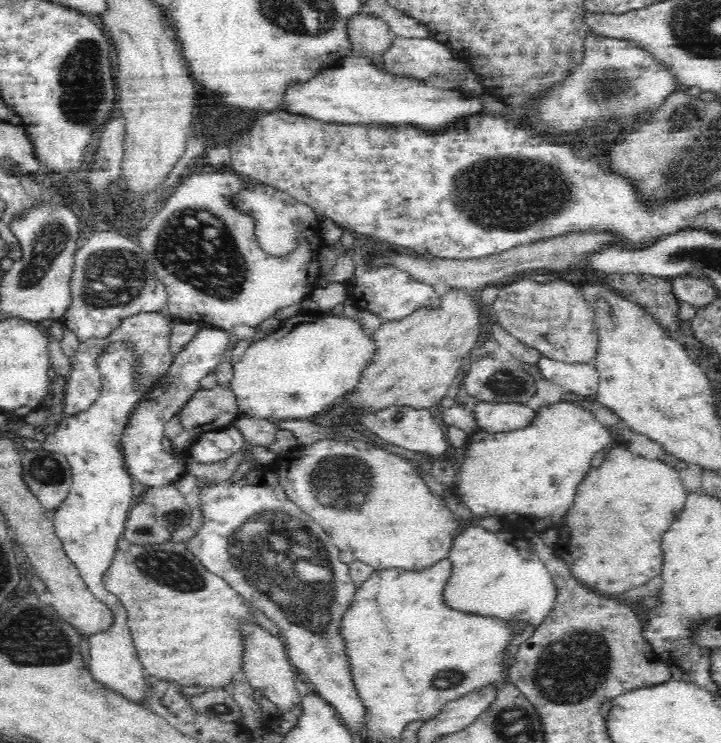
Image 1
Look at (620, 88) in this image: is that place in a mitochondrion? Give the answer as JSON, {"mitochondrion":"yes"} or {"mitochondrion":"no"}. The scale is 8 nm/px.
{"mitochondrion":"yes"}

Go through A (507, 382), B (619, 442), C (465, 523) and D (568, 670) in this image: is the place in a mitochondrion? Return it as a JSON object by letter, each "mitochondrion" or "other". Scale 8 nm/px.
{"A":"mitochondrion","B":"other","C":"other","D":"mitochondrion"}

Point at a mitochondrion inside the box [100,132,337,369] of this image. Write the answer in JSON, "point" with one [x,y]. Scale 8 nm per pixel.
{"point":[220,272]}

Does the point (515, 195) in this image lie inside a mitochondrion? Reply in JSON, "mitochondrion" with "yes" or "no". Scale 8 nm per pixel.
{"mitochondrion":"yes"}

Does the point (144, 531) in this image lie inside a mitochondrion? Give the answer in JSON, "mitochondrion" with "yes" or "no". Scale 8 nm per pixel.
{"mitochondrion":"yes"}

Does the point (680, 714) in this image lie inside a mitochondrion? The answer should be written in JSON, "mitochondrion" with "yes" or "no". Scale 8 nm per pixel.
{"mitochondrion":"no"}

